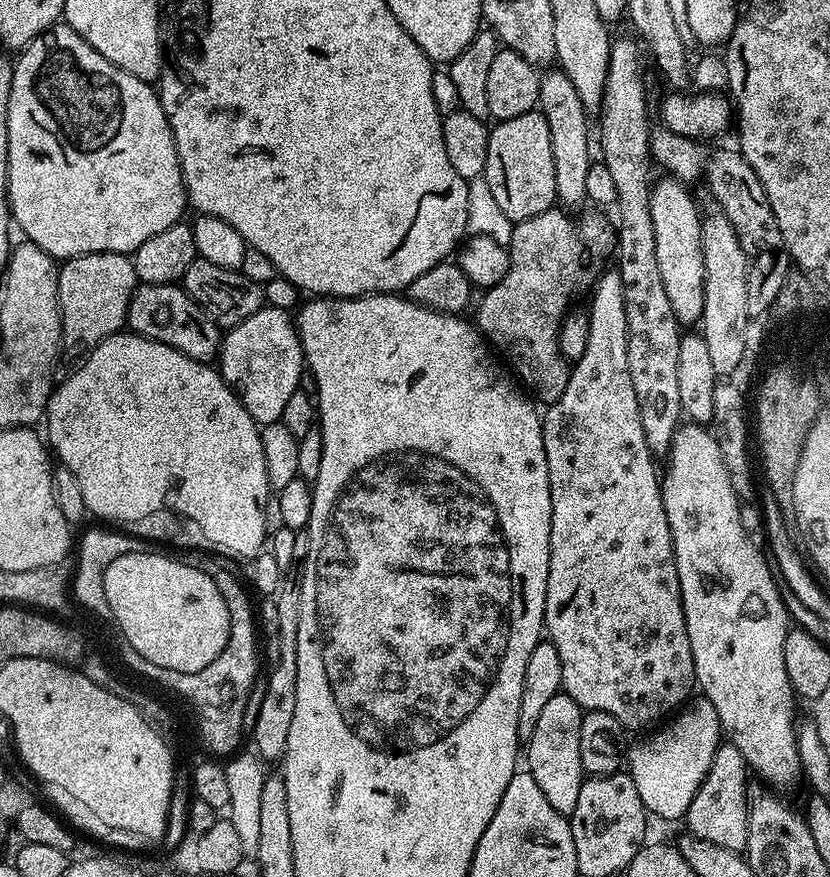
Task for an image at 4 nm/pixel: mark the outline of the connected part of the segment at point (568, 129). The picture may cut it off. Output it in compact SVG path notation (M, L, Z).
M559 70L547 72L545 71L540 77L538 110L546 118L546 126L550 126L550 150L554 154L556 199L565 209L573 210L572 208L588 200L586 174L594 163L594 152L592 156L591 150L588 149L590 114L582 106L582 98L578 98L574 82L570 82L570 78L566 78L564 72Z

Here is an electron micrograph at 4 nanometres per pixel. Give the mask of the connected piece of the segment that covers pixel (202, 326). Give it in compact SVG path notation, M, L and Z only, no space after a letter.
M179 283L140 284L130 298L127 327L137 336L162 342L195 360L212 362L220 355L222 330L200 309Z

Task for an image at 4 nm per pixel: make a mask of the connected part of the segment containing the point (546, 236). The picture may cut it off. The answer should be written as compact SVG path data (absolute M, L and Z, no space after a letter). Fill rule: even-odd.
M553 206L553 207L547 208L547 210L546 210L545 212L543 212L542 214L534 214L534 218L526 218L525 220L519 221L519 223L517 223L517 224L515 225L515 227L513 227L513 229L512 229L512 237L510 238L510 242L508 243L508 245L506 245L506 249L507 249L507 252L508 252L508 254L509 254L509 269L506 270L505 276L504 276L499 282L497 282L496 285L494 285L494 286L492 286L492 287L489 287L489 288L487 289L487 291L485 291L485 292L483 293L483 294L485 294L485 296L482 297L481 300L480 300L480 309L478 309L477 312L476 312L476 320L477 320L477 321L475 320L475 323L478 325L479 331L482 333L482 335L483 335L485 341L487 341L487 343L488 343L489 345L491 345L491 347L492 347L493 349L495 349L495 351L496 351L497 353L499 353L499 355L500 355L501 357L503 357L502 355L504 355L505 358L508 359L508 364L509 364L509 365L507 364L507 367L508 367L509 369L511 369L511 371L512 371L513 373L515 373L515 375L518 377L518 380L519 380L519 376L518 376L518 375L520 375L520 380L521 380L521 381L519 380L519 383L520 383L521 385L523 385L523 387L524 387L525 389L527 389L527 391L528 391L529 393L531 393L531 395L532 395L533 397L535 397L535 399L536 399L537 401L539 401L539 403L540 403L541 405L544 405L544 406L547 406L547 405L549 405L549 404L553 404L558 398L562 398L562 390L566 390L566 382L568 381L568 374L569 374L569 371L570 371L570 364L569 364L569 361L567 361L567 360L564 359L563 354L560 353L560 347L558 346L558 334L560 333L560 323L562 323L562 321L564 320L564 315L565 315L568 311L570 311L570 309L573 307L572 299L574 299L575 296L579 294L579 292L584 292L584 291L585 291L584 293L587 293L587 292L589 291L589 289L591 289L591 288L593 287L593 285L595 285L595 283L596 283L596 281L597 281L599 275L600 275L600 273L601 273L601 271L602 271L602 265L600 265L599 262L596 261L596 260L602 259L603 256L604 256L604 251L606 251L607 248L608 248L608 251L609 251L609 249L611 249L611 248L613 247L613 244L614 244L614 232L613 232L613 229L612 229L611 227L608 229L608 224L607 224L606 221L603 220L602 217L600 217L600 216L584 216L584 217L582 217L581 220L580 220L580 236L579 236L579 234L576 233L576 228L575 228L575 226L572 225L572 220L571 220L571 218L568 217L567 215L568 215L568 216L571 216L571 215L569 215L569 213L568 213L567 211L561 210L559 207ZM584 248L585 248L585 250L588 251L589 254L592 255L593 258L596 259L596 260L584 260Z

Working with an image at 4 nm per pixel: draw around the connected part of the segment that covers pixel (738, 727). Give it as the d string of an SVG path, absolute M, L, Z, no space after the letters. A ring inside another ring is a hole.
M681 423L667 450L666 459L668 469L665 472L663 469L660 493L666 522L670 522L686 634L690 634L690 650L694 654L696 684L699 691L700 688L704 691L701 692L703 699L709 700L714 710L718 710L720 727L727 743L738 746L749 769L755 775L757 772L769 789L792 788L801 783L802 773L796 745L798 700L790 686L790 678L786 678L786 662L782 658L790 623L784 600L780 597L781 585L774 575L769 557L765 553L763 556L761 546L755 545L742 528L739 517L742 500L731 485L731 475L722 462L713 433L702 424Z

